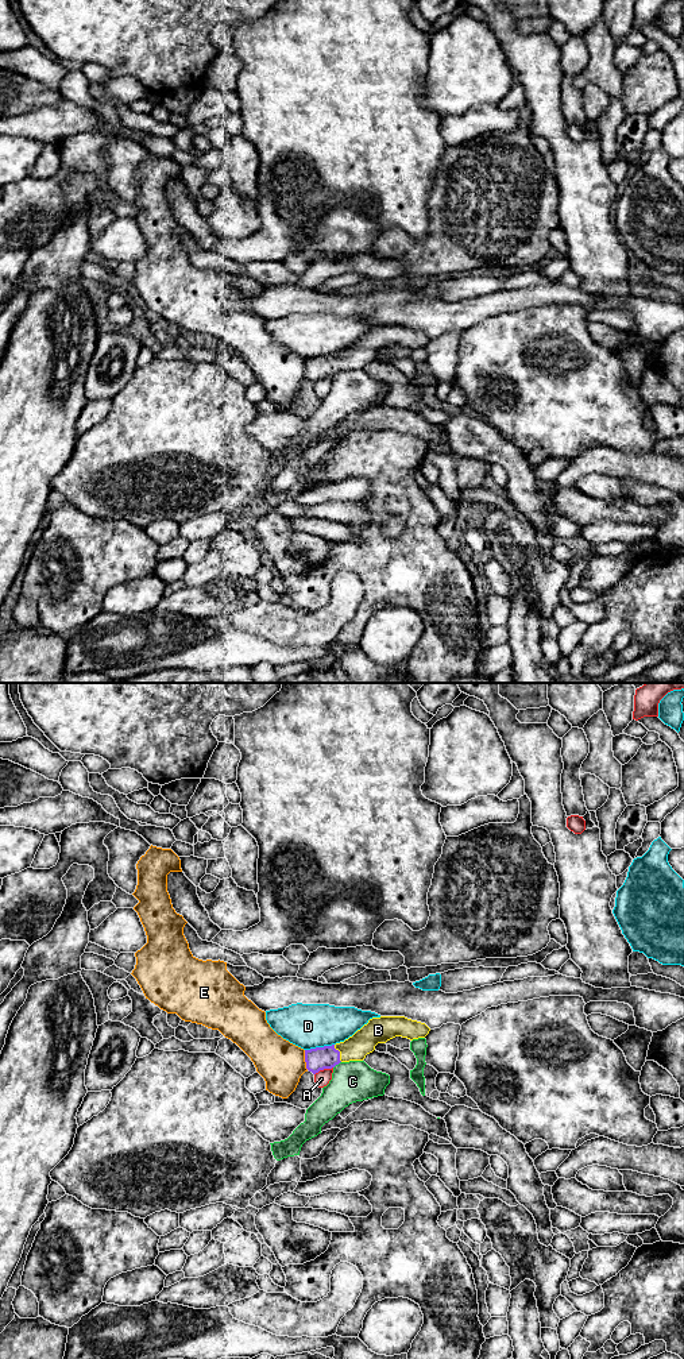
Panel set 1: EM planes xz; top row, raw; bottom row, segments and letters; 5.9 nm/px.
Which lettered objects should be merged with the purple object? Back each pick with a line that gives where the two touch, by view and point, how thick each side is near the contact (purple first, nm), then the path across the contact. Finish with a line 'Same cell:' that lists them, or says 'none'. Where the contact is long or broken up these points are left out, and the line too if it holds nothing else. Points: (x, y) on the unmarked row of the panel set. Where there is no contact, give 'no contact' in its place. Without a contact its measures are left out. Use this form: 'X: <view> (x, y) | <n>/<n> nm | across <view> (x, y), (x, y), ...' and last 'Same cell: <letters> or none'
B: xz (339, 362) | 140/150 nm | across xz (327, 366), (339, 362), (354, 358), (363, 351)
Same cell: B

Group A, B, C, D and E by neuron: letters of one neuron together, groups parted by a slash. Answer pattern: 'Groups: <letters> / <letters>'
Groups: A / B / C / D / E

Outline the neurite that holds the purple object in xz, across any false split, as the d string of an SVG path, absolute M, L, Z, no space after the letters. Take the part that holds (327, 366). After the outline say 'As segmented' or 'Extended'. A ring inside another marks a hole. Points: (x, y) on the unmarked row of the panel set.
M405 325L372 327L344 351L305 359L306 378L313 383L332 378L340 371L363 370L378 352L402 345L410 350L425 347L430 337L421 331Z. Extended

